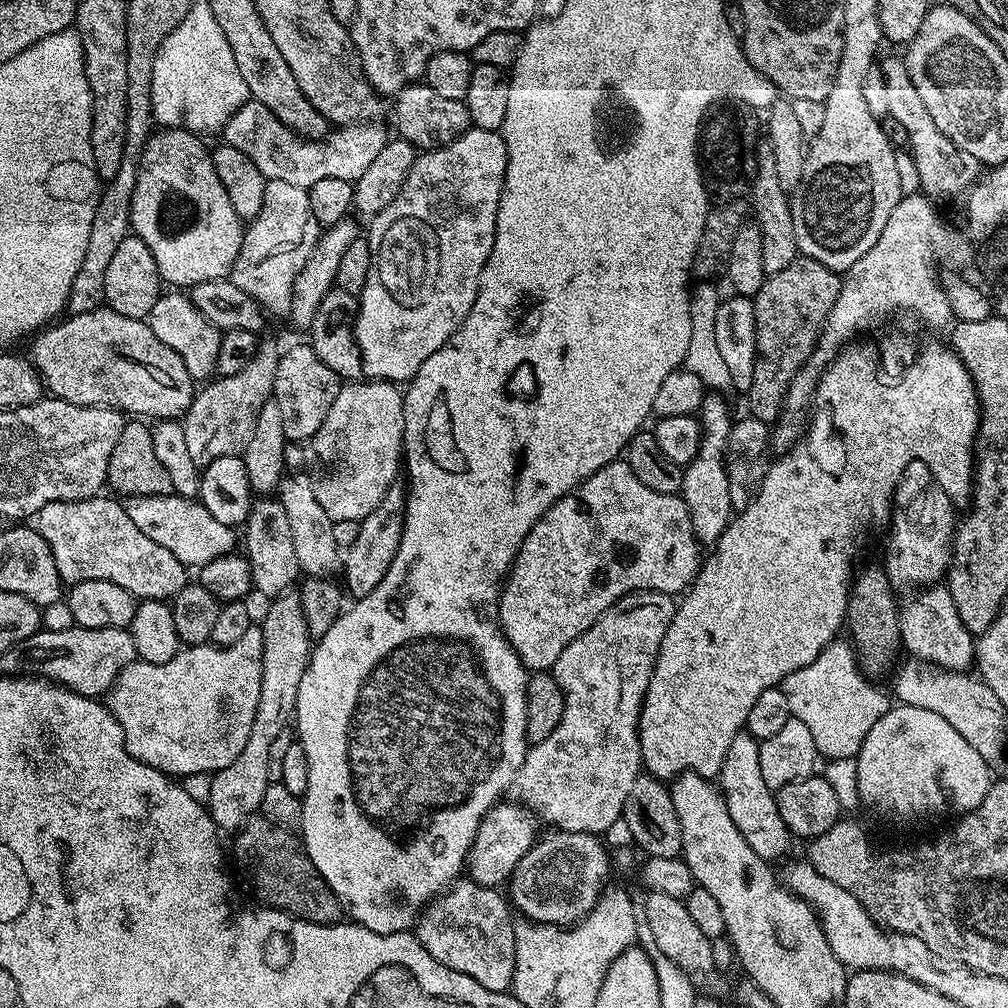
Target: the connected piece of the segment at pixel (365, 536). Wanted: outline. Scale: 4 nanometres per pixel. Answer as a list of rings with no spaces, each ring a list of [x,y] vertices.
[[[395,482],[389,485],[382,502],[370,510],[370,514],[364,520],[359,521],[360,529],[354,542],[342,552],[342,572],[344,568],[343,587],[352,595],[353,601],[366,598],[382,578],[386,578],[386,570],[390,570],[390,562],[394,562],[394,554],[402,540],[404,529],[404,501],[406,488],[403,483]]]

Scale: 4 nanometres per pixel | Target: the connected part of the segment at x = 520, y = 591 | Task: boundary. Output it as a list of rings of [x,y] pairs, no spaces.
[[[620,458],[611,460],[606,466],[602,466],[602,470],[590,474],[590,478],[583,480],[571,494],[555,500],[544,511],[540,520],[534,522],[534,526],[521,542],[516,559],[513,560],[500,589],[498,603],[494,608],[495,615],[498,617],[498,627],[529,673],[548,672],[554,666],[554,662],[558,662],[558,654],[562,654],[562,650],[566,650],[566,646],[570,646],[570,642],[574,642],[576,636],[581,636],[601,614],[613,607],[617,603],[615,600],[620,600],[631,592],[648,592],[651,588],[657,588],[656,592],[660,594],[673,594],[672,592],[680,594],[691,588],[693,580],[700,573],[702,563],[700,551],[702,545],[696,540],[694,530],[691,529],[690,514],[687,513],[687,506],[682,496],[658,494],[658,490],[650,490],[650,486],[642,486],[642,482],[638,482],[634,470],[630,470],[627,462]]]

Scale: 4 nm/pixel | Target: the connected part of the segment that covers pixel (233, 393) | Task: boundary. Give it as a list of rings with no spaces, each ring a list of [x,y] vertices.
[[[257,350],[254,358],[239,374],[219,377],[192,397],[192,405],[182,417],[186,434],[186,450],[197,470],[203,470],[214,458],[240,456],[254,434],[258,414],[264,403],[270,399],[274,386],[274,374],[278,370],[280,352]]]

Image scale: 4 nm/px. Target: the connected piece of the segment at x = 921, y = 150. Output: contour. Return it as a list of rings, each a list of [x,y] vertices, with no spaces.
[[[899,55],[886,57],[882,75],[890,105],[888,116],[894,122],[898,122],[898,126],[906,129],[908,148],[918,168],[919,191],[929,198],[940,201],[948,200],[951,196],[962,195],[964,188],[971,189],[982,172],[980,160],[974,158],[974,154],[966,154],[966,150],[950,142],[950,138],[946,138],[942,130],[938,130],[933,116],[930,115],[930,110],[926,110],[926,105],[922,103],[922,97],[918,94],[914,82],[910,82],[910,74],[903,59]]]

